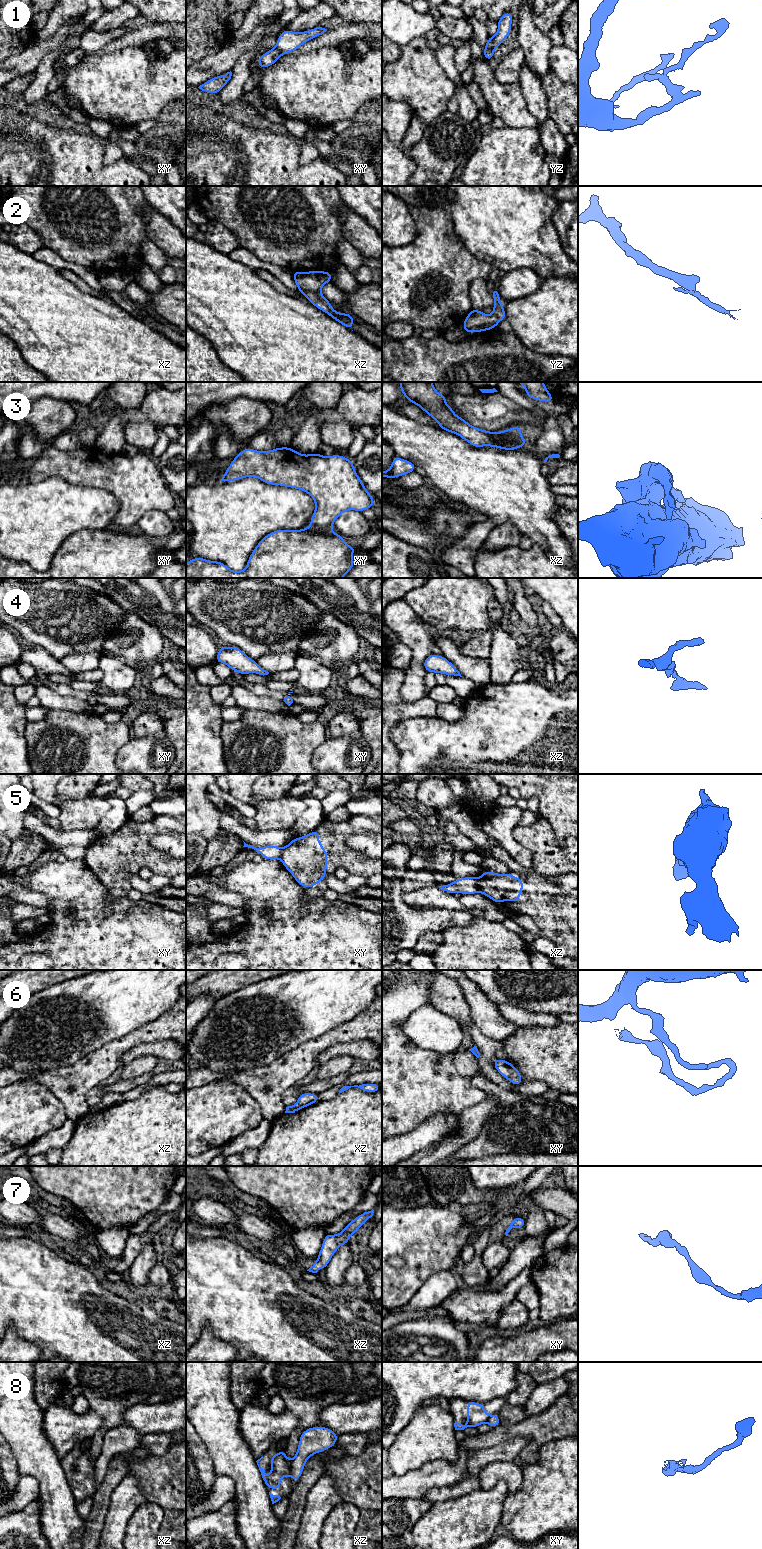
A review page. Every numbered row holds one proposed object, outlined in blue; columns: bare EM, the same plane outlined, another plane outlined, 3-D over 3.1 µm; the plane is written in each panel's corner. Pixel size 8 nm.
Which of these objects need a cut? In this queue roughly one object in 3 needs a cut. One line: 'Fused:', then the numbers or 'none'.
Fused: 1, 3, 5, 6, 8

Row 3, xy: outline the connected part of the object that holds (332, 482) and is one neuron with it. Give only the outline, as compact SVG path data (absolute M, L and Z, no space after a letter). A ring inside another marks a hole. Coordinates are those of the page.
M279 447L264 452L245 448L233 458L221 481L236 481L245 477L256 477L269 485L300 489L308 493L315 501L311 525L306 528L312 531L331 531L334 521L344 511L363 512L375 505L372 495L357 475L353 461L337 454L330 457L318 452L303 455L291 447Z

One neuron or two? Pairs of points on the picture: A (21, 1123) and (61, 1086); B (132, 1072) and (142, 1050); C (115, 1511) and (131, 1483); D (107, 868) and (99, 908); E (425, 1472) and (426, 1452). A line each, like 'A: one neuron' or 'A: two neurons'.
A: two neurons
B: two neurons
C: one neuron
D: two neurons
E: two neurons

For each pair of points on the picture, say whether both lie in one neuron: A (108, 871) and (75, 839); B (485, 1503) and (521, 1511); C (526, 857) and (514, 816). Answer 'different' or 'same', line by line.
A: different
B: different
C: same

